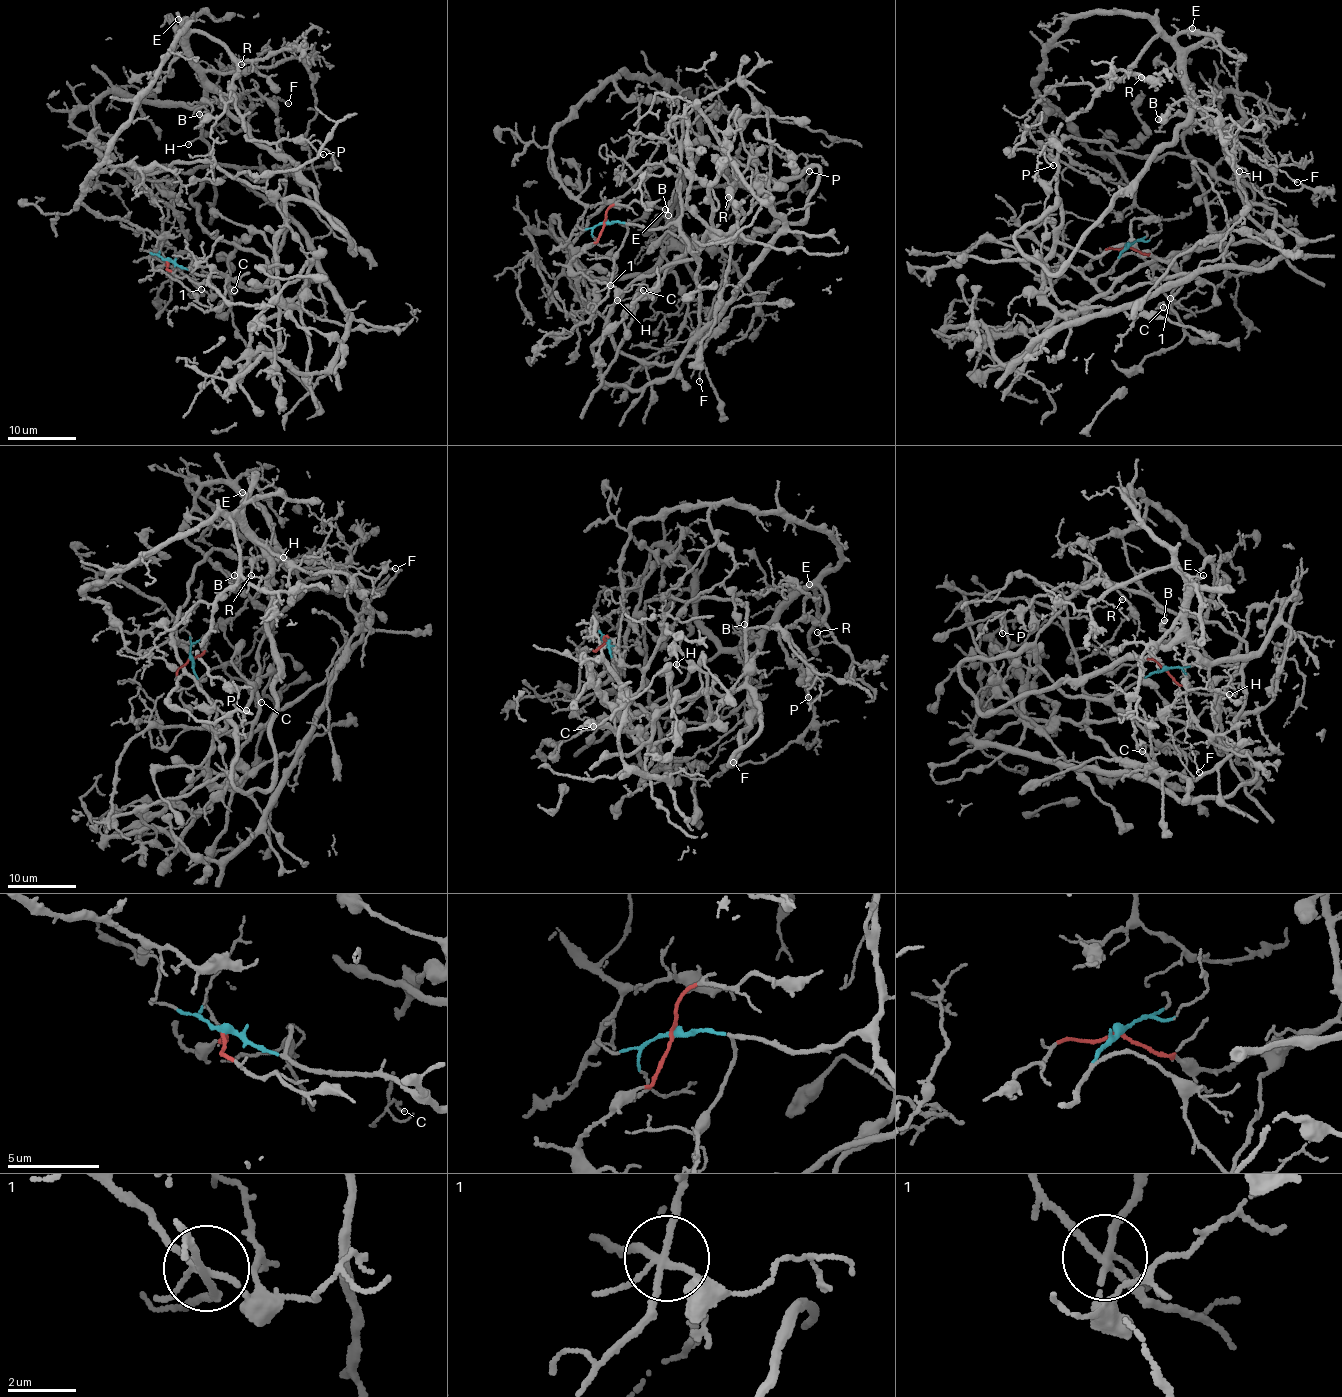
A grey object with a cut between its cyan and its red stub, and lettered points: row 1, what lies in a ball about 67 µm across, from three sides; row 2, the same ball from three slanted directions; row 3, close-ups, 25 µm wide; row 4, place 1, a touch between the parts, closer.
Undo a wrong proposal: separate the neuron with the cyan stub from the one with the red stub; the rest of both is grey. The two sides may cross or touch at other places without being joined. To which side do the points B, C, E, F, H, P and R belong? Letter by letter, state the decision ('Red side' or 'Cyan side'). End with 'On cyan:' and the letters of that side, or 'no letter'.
B: Red side
C: Red side
E: Red side
F: Red side
H: Red side
P: Red side
R: Red side
On cyan: no letter

